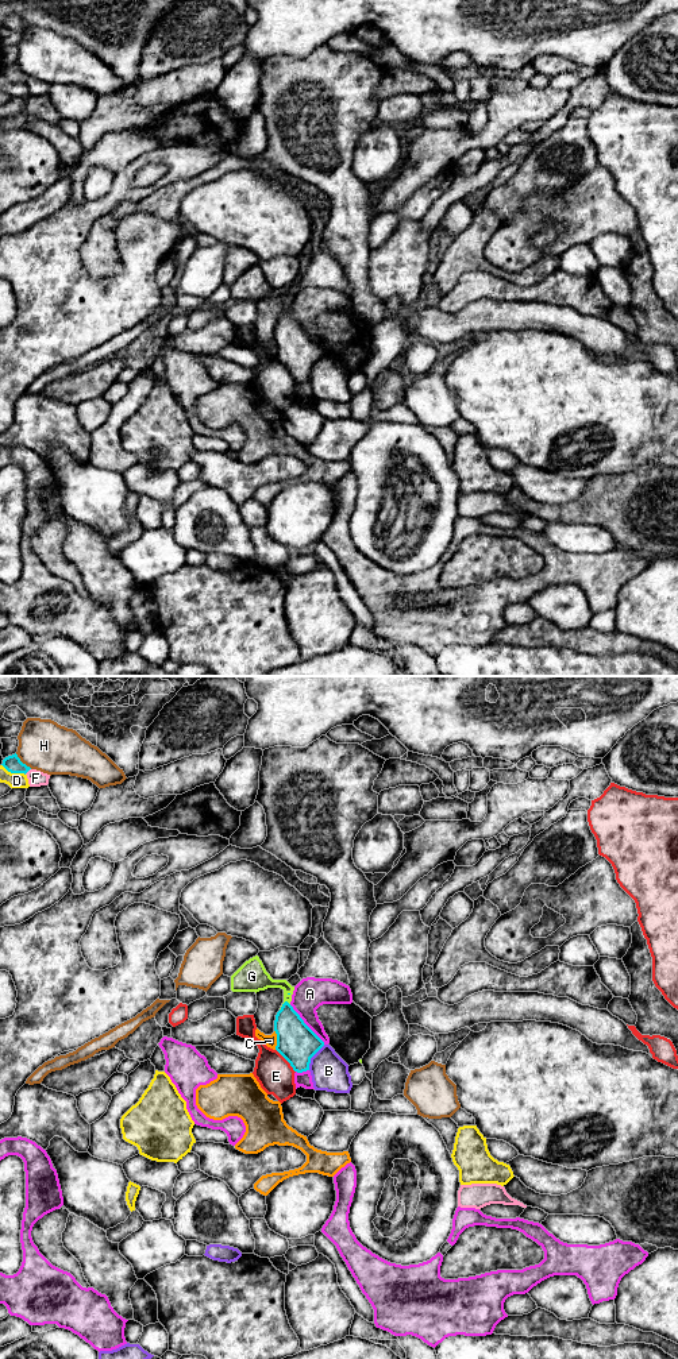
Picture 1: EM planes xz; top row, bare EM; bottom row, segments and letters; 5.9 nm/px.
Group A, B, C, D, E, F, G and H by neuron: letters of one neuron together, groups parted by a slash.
A / B / C / D / E / F / G / H

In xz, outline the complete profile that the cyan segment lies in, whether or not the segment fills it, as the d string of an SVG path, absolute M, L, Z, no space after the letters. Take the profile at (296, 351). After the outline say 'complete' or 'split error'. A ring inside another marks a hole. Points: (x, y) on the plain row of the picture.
M258 265L246 270L231 285L232 301L259 301L267 297L281 297L284 312L276 324L276 359L290 372L294 381L309 379L311 367L324 355L324 351L304 332L290 314L294 296L286 289L273 289Z; split error

